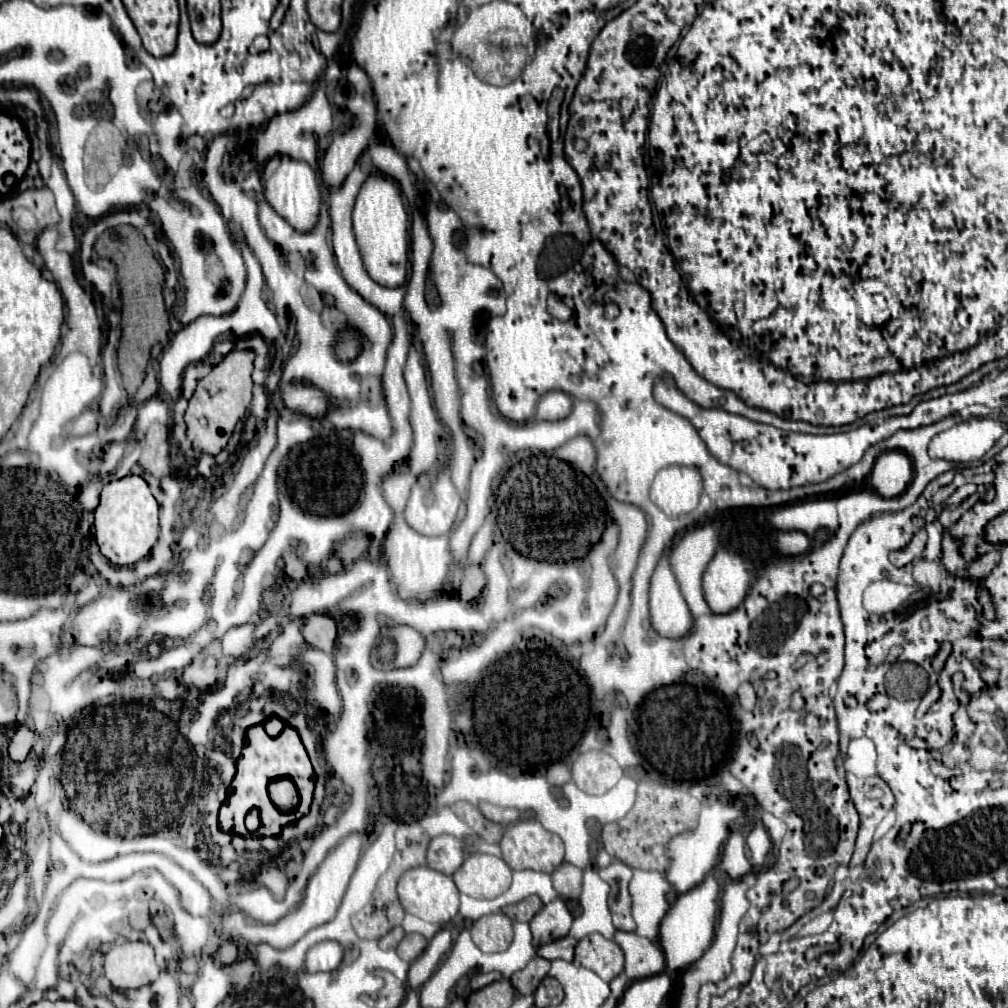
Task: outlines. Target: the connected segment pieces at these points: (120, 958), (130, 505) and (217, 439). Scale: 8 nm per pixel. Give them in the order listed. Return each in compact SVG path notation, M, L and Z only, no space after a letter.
M144 941L112 947L106 953L104 971L110 983L122 989L140 989L156 981L160 975L160 967L154 959L154 949Z
M128 475L124 479L110 481L102 489L100 505L94 511L94 515L96 515L96 521L94 521L94 525L96 525L96 541L100 545L102 555L108 557L116 565L132 565L132 563L140 561L142 557L146 557L148 551L152 549L152 545L158 539L158 511L160 511L158 501L150 493L150 487L144 481L144 477L140 477L140 475Z
M230 351L222 363L212 367L212 371L198 381L198 387L188 403L184 421L188 425L188 439L196 451L216 455L226 447L230 433L234 431L238 419L246 413L252 399L252 363L254 351Z

